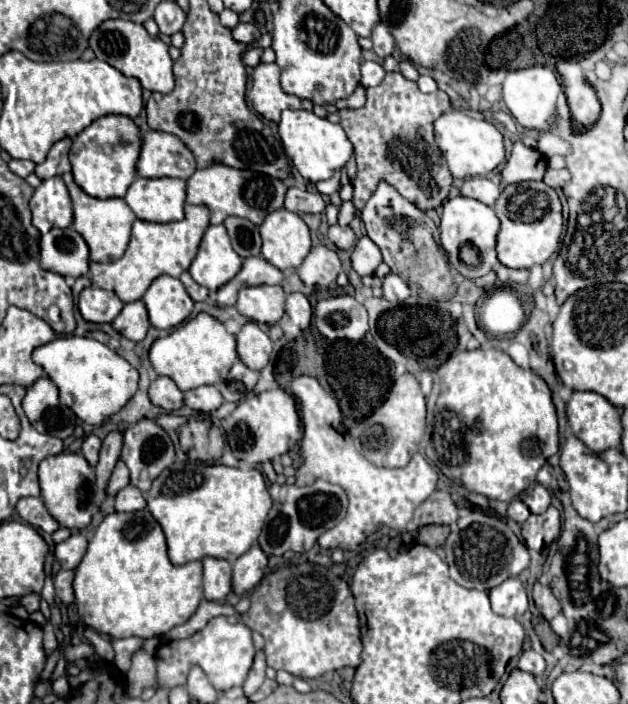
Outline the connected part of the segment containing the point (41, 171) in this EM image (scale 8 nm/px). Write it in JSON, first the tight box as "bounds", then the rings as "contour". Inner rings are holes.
{"bounds":[36,139,72,179],"contour":[[[60,139],[58,143],[52,145],[48,157],[44,163],[36,165],[36,175],[40,179],[48,179],[54,175],[62,175],[66,171],[70,171],[70,161],[68,161],[68,151],[70,151],[72,141],[70,139]]]}

